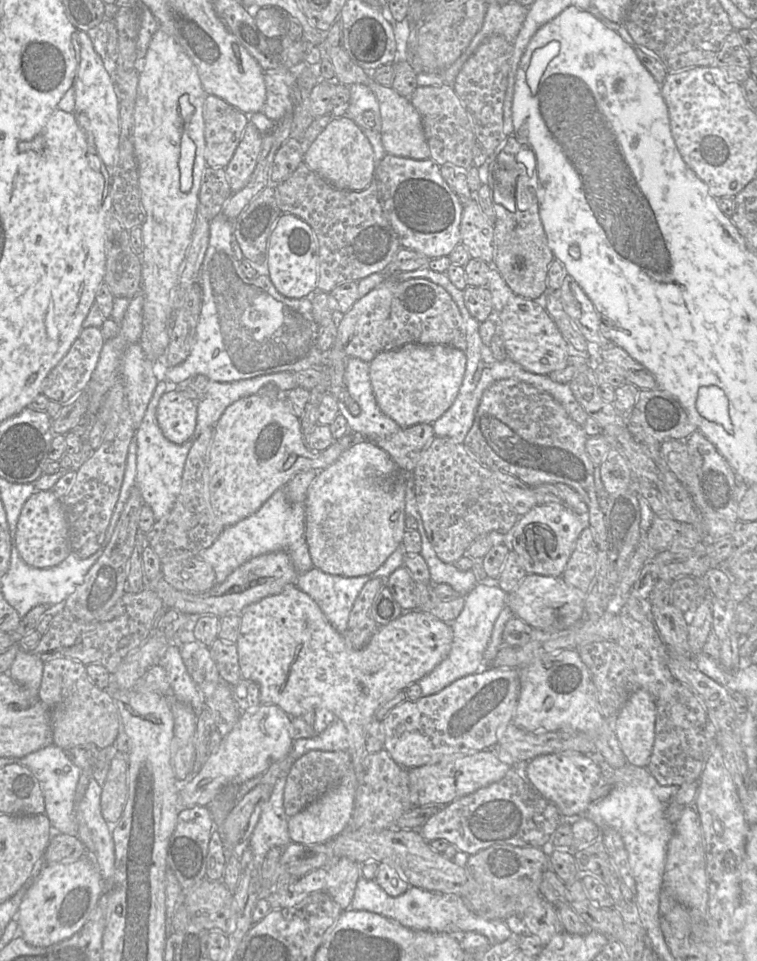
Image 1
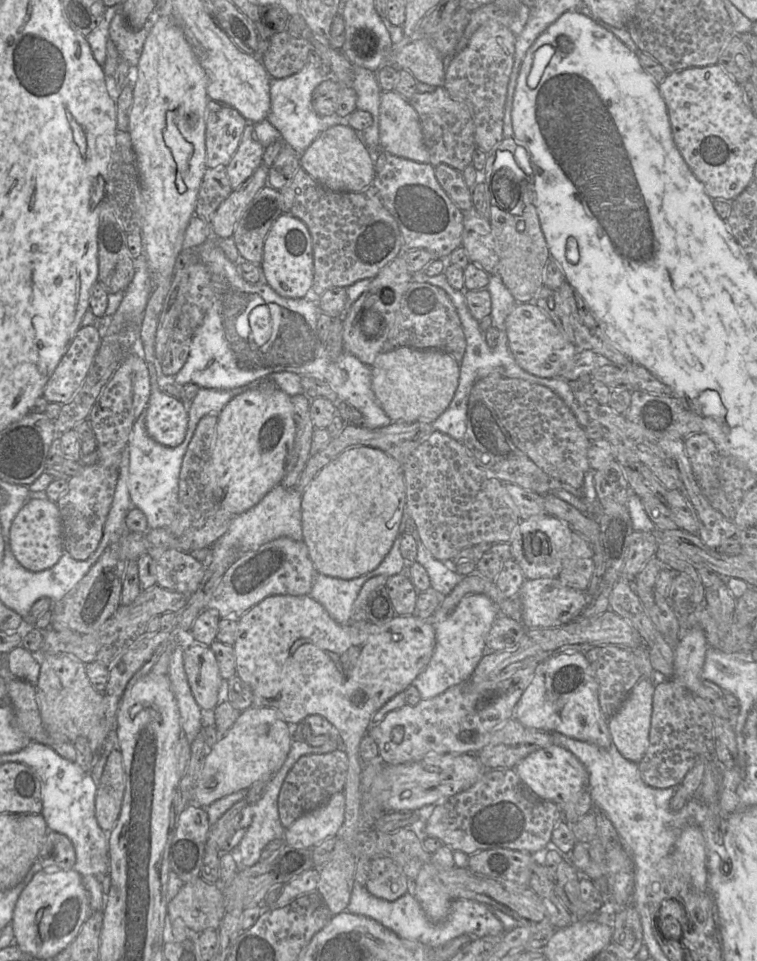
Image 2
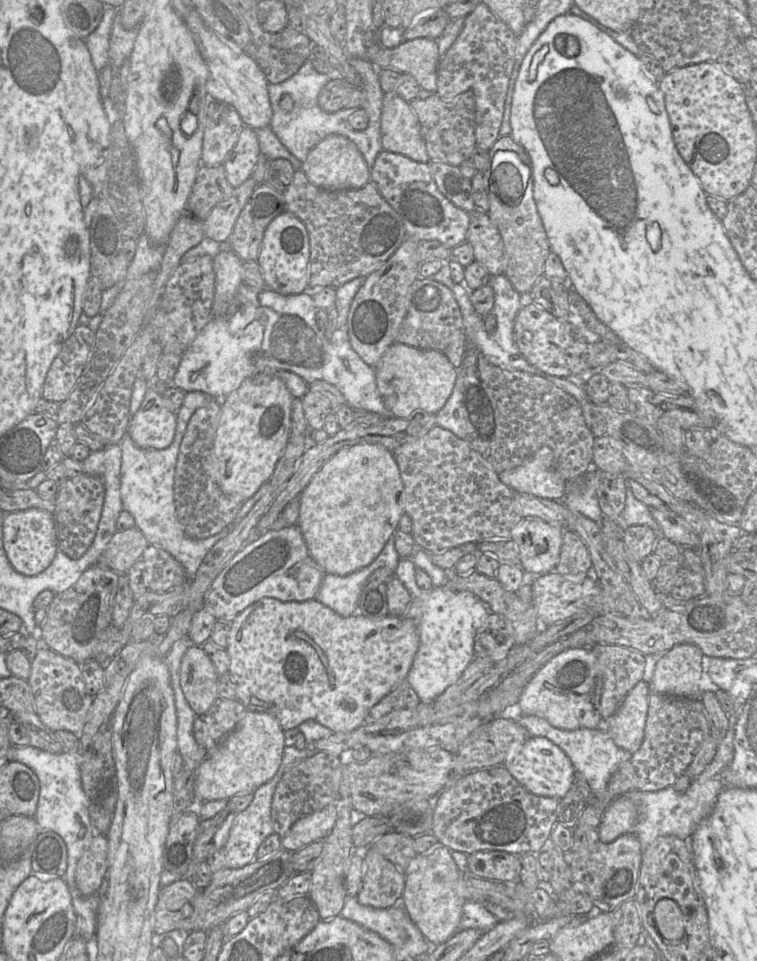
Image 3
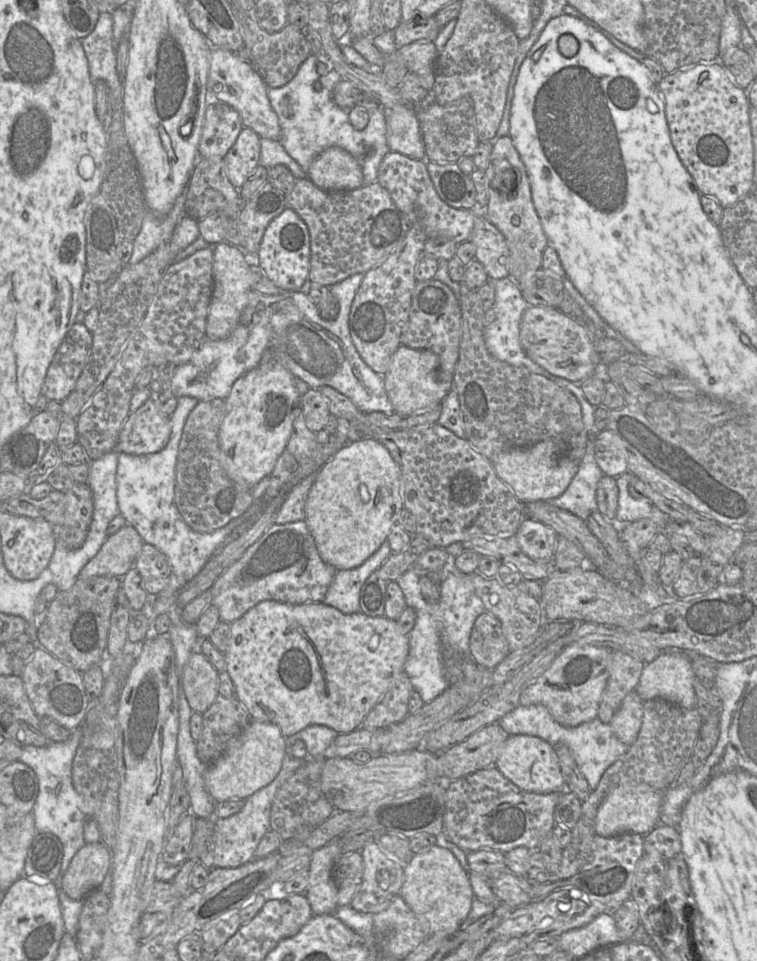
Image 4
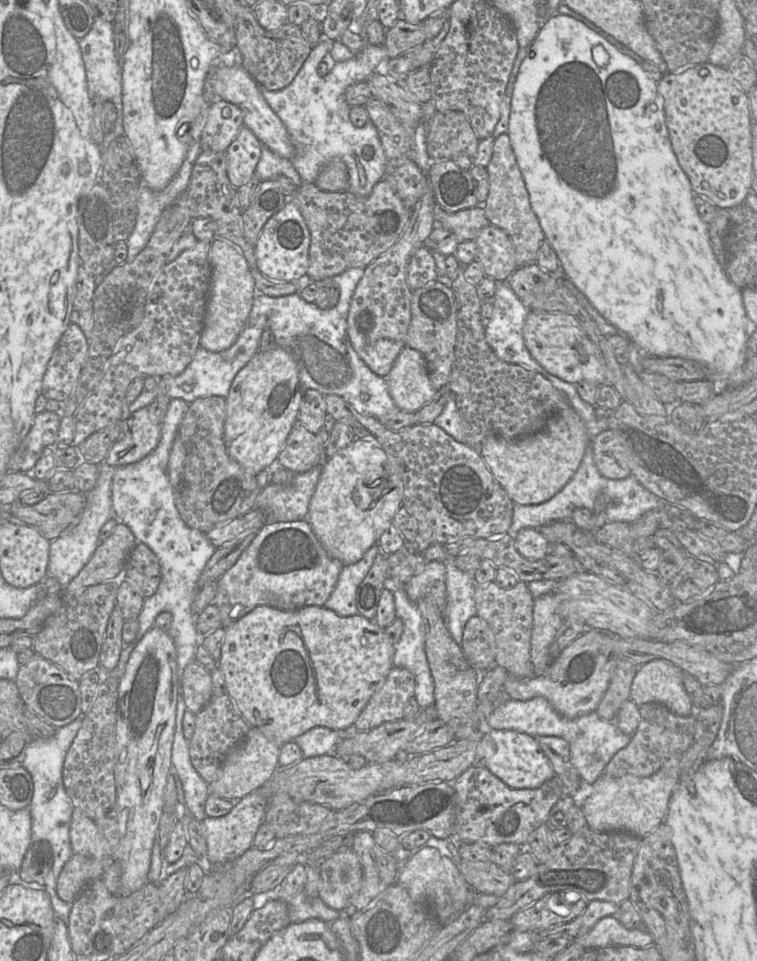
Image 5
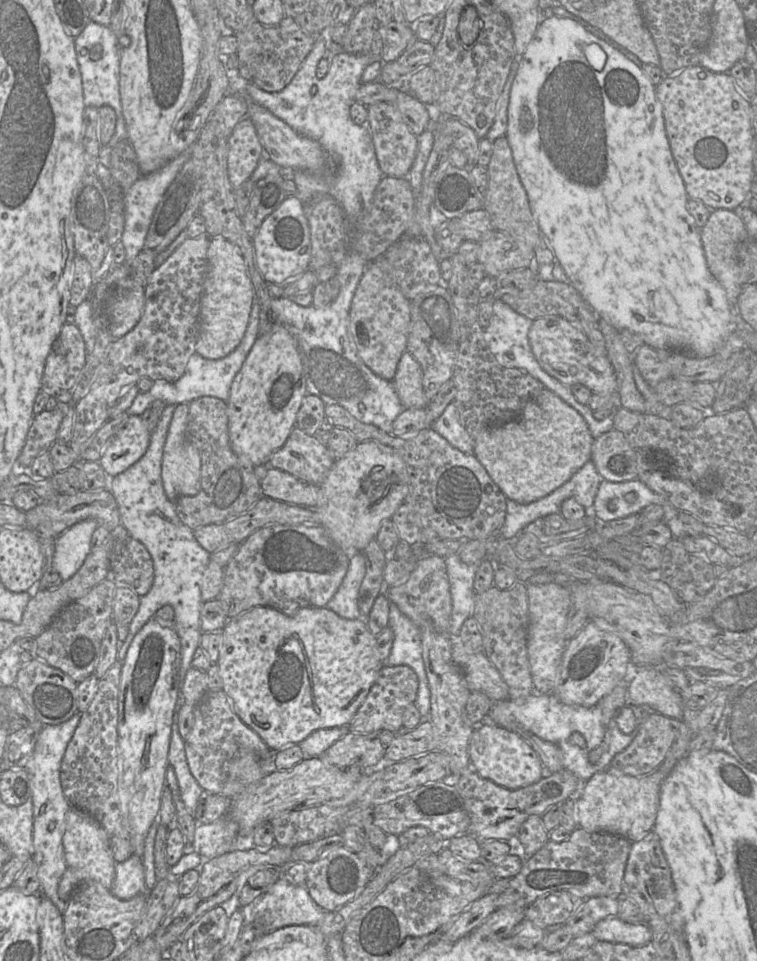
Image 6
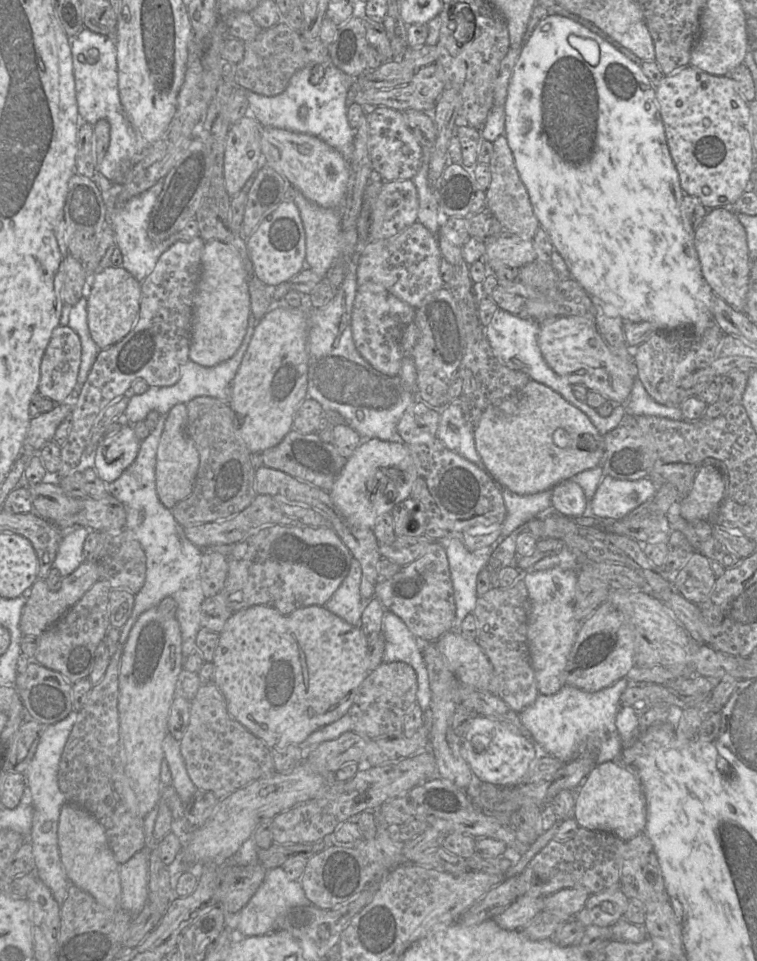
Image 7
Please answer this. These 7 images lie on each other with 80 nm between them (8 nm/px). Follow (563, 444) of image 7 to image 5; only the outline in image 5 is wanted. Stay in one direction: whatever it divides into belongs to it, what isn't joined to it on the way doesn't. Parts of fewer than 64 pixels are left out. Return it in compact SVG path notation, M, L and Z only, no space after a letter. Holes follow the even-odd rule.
M567 406L556 411L542 431L516 440L490 436L479 453L513 503L540 504L552 498L572 478L589 442L581 417L572 406Z

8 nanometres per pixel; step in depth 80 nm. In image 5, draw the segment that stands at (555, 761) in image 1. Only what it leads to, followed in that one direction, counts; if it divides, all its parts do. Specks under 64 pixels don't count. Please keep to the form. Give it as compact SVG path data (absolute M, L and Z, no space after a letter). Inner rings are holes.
M487 729L479 738L477 747L478 763L493 775L514 789L538 788L555 773L552 765L534 736L514 730Z

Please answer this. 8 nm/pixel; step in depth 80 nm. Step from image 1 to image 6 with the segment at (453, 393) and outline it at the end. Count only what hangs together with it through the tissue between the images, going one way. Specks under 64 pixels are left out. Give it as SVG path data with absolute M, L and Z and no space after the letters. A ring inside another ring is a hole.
M408 351L399 360L393 385L405 409L426 408L429 403L423 390L421 366Z

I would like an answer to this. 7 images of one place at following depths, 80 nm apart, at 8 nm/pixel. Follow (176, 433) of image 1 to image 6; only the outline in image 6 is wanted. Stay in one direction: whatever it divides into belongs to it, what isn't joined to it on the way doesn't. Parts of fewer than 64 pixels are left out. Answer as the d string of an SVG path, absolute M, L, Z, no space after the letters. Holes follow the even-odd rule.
M129 415L110 439L99 460L106 475L113 478L138 462L147 451L150 437L151 432L141 416Z

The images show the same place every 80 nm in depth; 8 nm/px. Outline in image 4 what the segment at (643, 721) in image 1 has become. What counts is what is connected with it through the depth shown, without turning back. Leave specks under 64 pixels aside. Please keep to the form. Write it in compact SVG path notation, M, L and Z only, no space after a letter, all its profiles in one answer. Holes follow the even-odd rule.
M631 691L609 722L613 734L627 746L631 746L635 742L640 731L643 703L636 691Z

